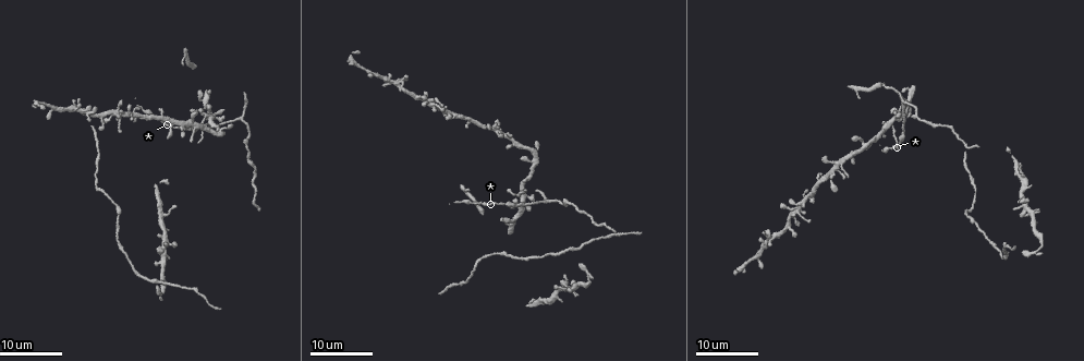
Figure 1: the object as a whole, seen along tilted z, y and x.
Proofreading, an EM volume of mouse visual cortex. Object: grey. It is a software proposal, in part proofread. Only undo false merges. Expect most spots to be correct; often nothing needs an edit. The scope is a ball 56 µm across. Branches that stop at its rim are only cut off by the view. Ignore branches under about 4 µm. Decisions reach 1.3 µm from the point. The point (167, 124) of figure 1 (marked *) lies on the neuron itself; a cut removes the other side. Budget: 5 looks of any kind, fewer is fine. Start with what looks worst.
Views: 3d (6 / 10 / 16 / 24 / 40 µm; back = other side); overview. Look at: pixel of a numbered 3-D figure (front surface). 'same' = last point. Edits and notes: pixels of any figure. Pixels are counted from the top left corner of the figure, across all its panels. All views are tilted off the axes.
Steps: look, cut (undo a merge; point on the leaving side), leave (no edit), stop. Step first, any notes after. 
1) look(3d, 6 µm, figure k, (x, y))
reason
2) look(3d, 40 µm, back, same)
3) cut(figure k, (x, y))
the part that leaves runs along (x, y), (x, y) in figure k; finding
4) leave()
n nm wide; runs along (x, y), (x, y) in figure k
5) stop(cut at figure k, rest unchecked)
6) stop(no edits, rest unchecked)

look(3d, 24 µm, figure 1, (537, 201))
branch point

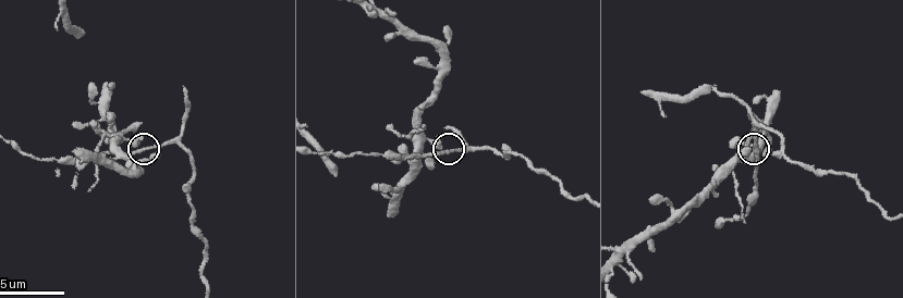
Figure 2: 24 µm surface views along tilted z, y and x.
look(3d, 10 µm, figure 2, (756, 149))

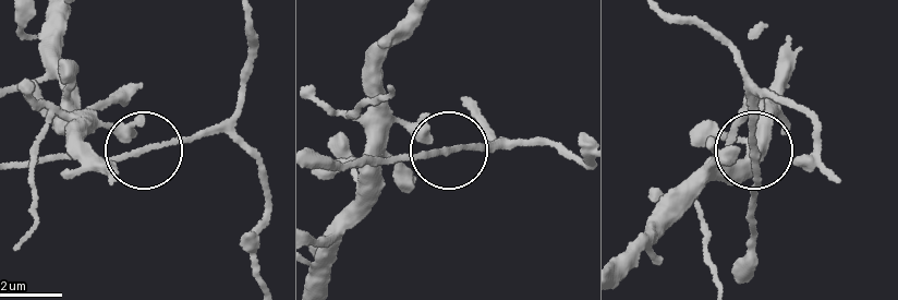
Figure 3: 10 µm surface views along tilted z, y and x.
leave()
side arm 52 µm; 3 arms; continuous, no second neuron

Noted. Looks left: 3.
look(3d, 10 µm, figure 2, (725, 221))
thick turns thin

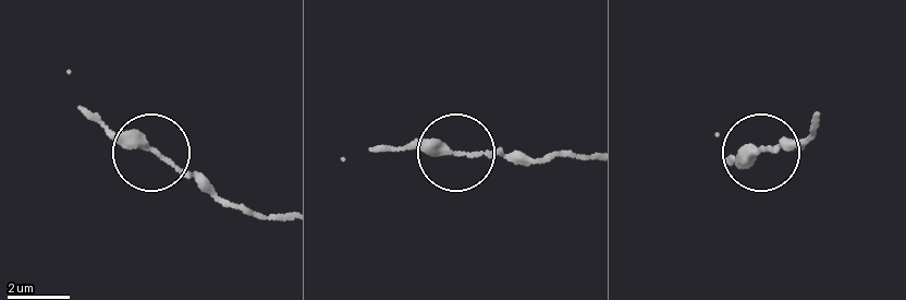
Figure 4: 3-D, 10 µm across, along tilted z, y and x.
look(3d, 10 µm, back, figure 4, (449, 148))

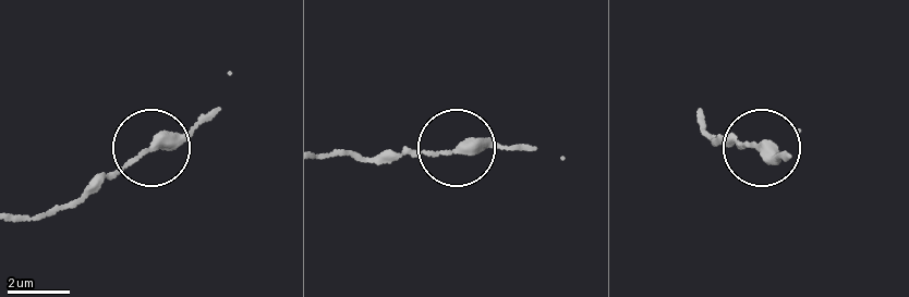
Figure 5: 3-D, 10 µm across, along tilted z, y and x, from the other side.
leave()
280 nm wide; runs along (362, 159), (479, 141), (531, 145) in figure 5; continuous, no second neuron

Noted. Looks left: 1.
look(3d, 6 µm, figure 2, (401, 158))
calibre changes

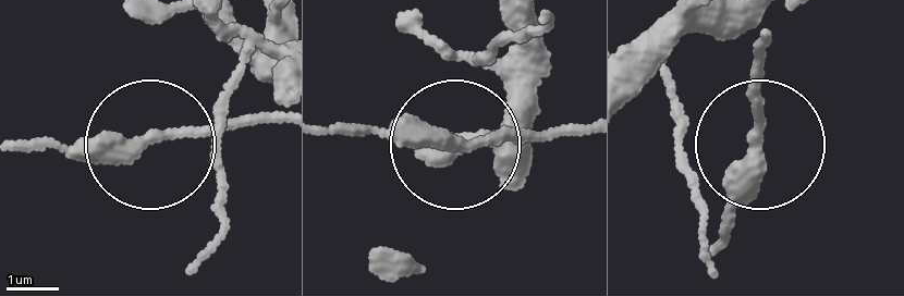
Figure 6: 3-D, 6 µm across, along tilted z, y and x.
leave()
runs along (330, 135), (446, 149), (569, 125) in figure 6; one neuron here

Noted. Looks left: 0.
stop(no edits, rest unchecked)

